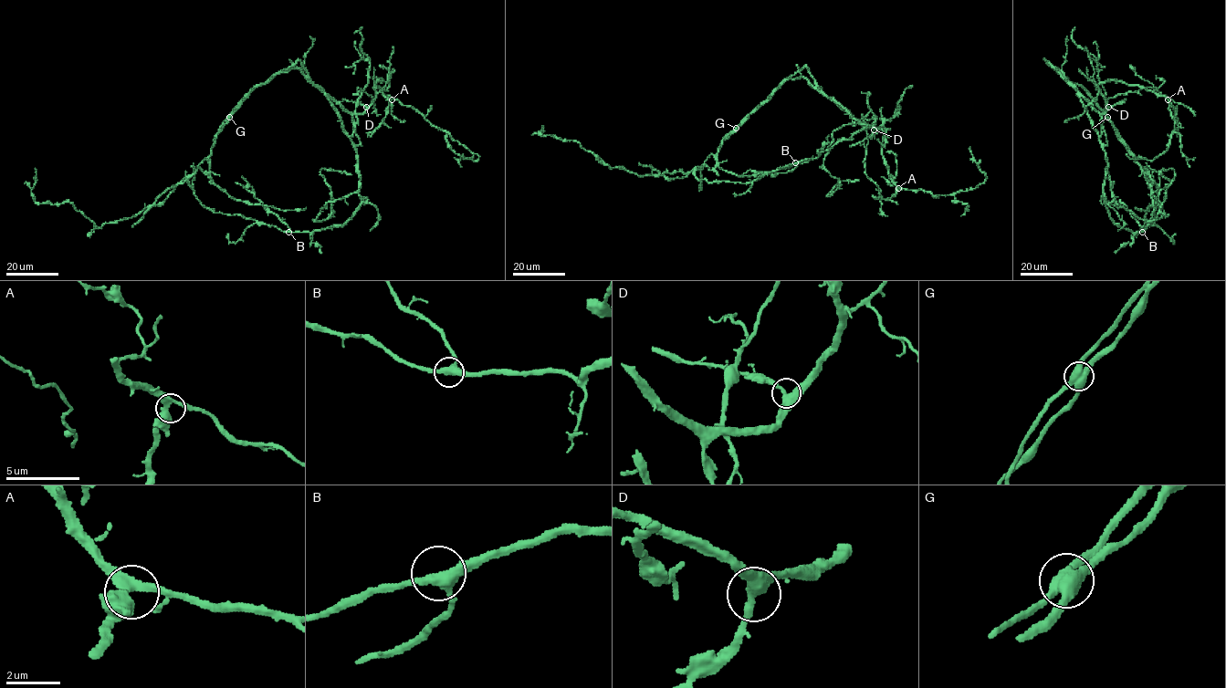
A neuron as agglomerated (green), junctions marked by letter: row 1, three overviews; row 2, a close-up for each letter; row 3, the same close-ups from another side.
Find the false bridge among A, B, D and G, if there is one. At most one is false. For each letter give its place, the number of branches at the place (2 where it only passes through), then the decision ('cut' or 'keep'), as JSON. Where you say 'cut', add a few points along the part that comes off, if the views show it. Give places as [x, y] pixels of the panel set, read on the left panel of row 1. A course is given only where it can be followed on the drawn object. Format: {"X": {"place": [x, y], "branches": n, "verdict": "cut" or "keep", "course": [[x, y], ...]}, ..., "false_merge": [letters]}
{"A": {"place": [392, 99], "branches": 3, "verdict": "keep"}, "B": {"place": [288, 232], "branches": 3, "verdict": "keep"}, "D": {"place": [366, 107], "branches": 3, "verdict": "keep"}, "G": {"place": [229, 117], "branches": 3, "verdict": "cut", "course": [[229, 117], [255, 88], [298, 60], [352, 113], [364, 111], [377, 80], [384, 94], [478, 159], [463, 153]]}, "false_merge": ["G"]}

